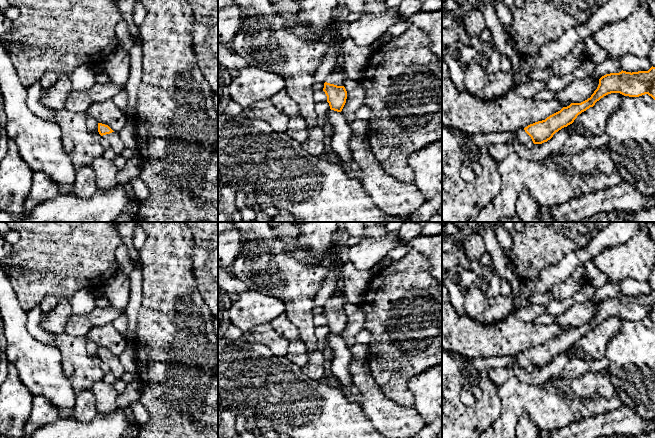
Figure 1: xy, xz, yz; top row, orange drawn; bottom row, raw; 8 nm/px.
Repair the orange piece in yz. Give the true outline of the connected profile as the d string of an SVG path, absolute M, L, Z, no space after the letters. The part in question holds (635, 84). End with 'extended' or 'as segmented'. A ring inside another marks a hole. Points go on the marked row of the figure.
M655 67L648 71L610 73L599 79L599 85L590 98L581 103L571 103L545 120L528 125L515 133L507 143L530 147L550 140L553 135L564 127L572 124L579 114L593 107L597 101L611 93L624 96L639 97L648 94L655 100Z; extended

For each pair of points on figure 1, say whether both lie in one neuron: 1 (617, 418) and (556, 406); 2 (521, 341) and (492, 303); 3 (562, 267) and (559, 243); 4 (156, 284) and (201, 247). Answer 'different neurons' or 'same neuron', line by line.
1: different neurons
2: different neurons
3: different neurons
4: different neurons

